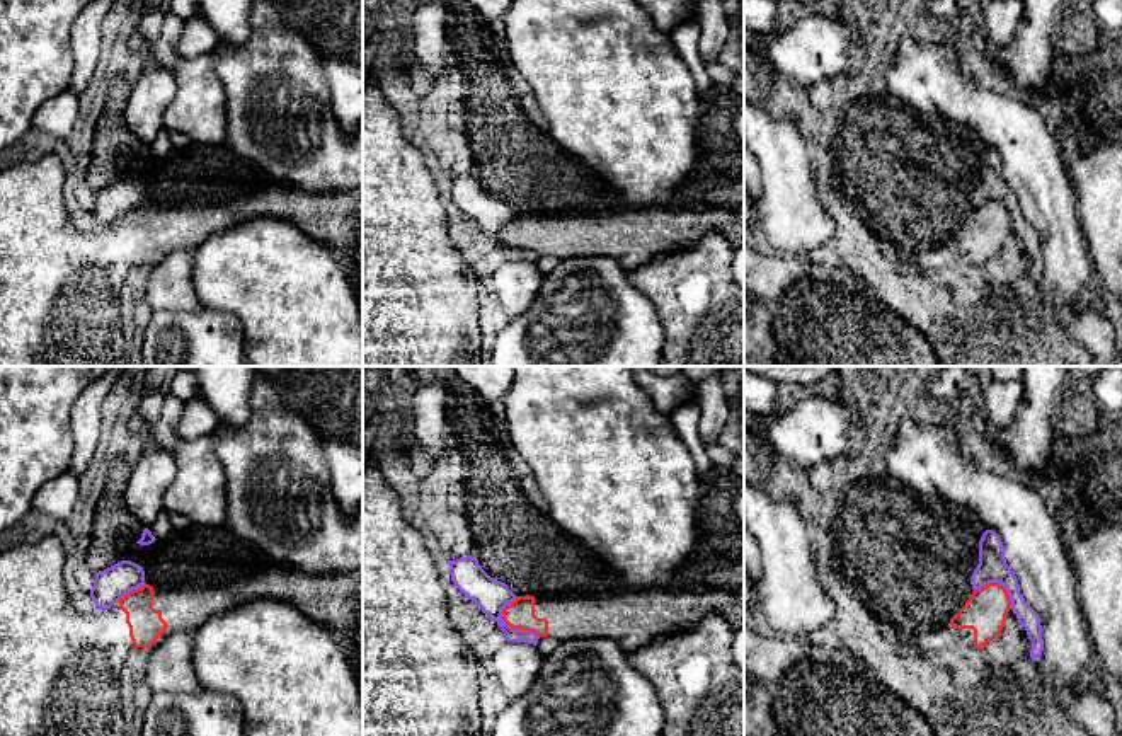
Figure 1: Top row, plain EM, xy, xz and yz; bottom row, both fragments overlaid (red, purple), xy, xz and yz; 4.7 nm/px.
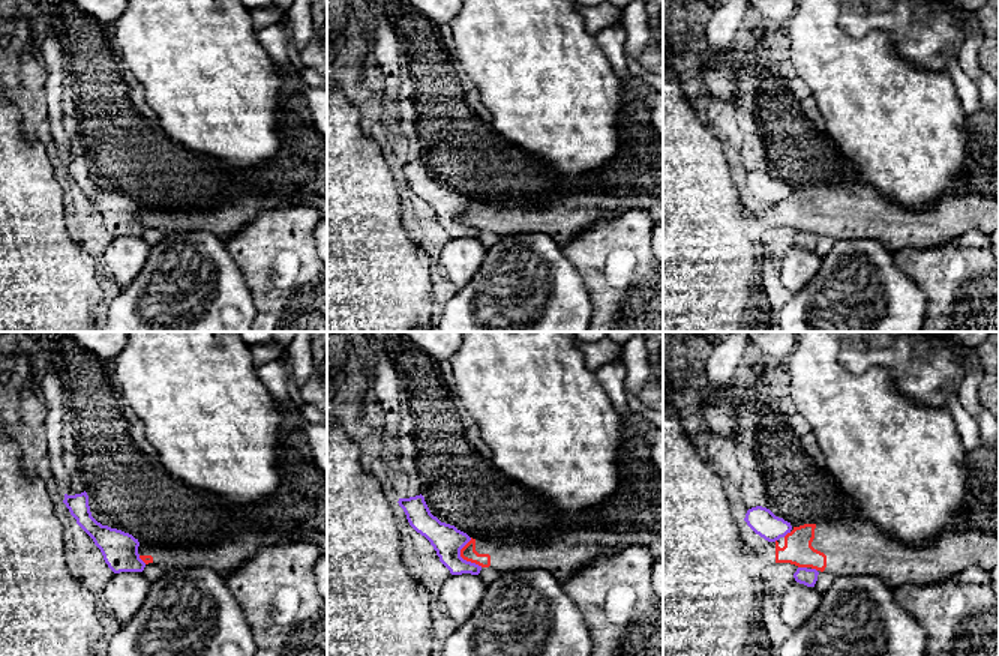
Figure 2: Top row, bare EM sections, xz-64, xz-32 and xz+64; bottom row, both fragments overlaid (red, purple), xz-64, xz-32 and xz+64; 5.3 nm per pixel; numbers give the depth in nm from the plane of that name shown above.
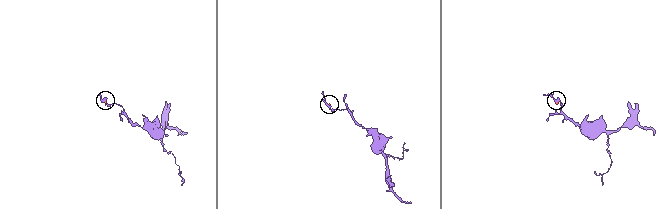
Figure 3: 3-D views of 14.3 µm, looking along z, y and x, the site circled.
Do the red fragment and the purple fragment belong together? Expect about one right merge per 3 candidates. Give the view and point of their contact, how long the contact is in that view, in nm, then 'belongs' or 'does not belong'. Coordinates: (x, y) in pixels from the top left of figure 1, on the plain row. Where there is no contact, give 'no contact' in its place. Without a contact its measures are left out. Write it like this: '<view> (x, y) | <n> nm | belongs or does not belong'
xz (516, 246) | 220 nm | does not belong

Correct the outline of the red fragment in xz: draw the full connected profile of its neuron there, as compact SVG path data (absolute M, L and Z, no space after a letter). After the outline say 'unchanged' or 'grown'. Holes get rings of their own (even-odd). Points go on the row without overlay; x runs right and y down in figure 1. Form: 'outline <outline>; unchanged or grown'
outline M650 208L621 211L575 210L557 216L518 215L502 230L511 247L560 261L613 257L627 271L669 250L688 249L707 232L722 233L737 249L744 244L744 215L725 210L691 211Z; grown

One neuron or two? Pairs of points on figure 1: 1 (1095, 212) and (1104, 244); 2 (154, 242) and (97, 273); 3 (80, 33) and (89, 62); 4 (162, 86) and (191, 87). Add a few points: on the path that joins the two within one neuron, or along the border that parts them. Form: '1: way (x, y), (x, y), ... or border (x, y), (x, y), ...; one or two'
1: way (1104, 220), (1104, 235); one
2: way (140, 242), (128, 242), (111, 259); one
3: way (84, 40), (85, 55); one
4: border (152, 62), (174, 77), (164, 125); two

